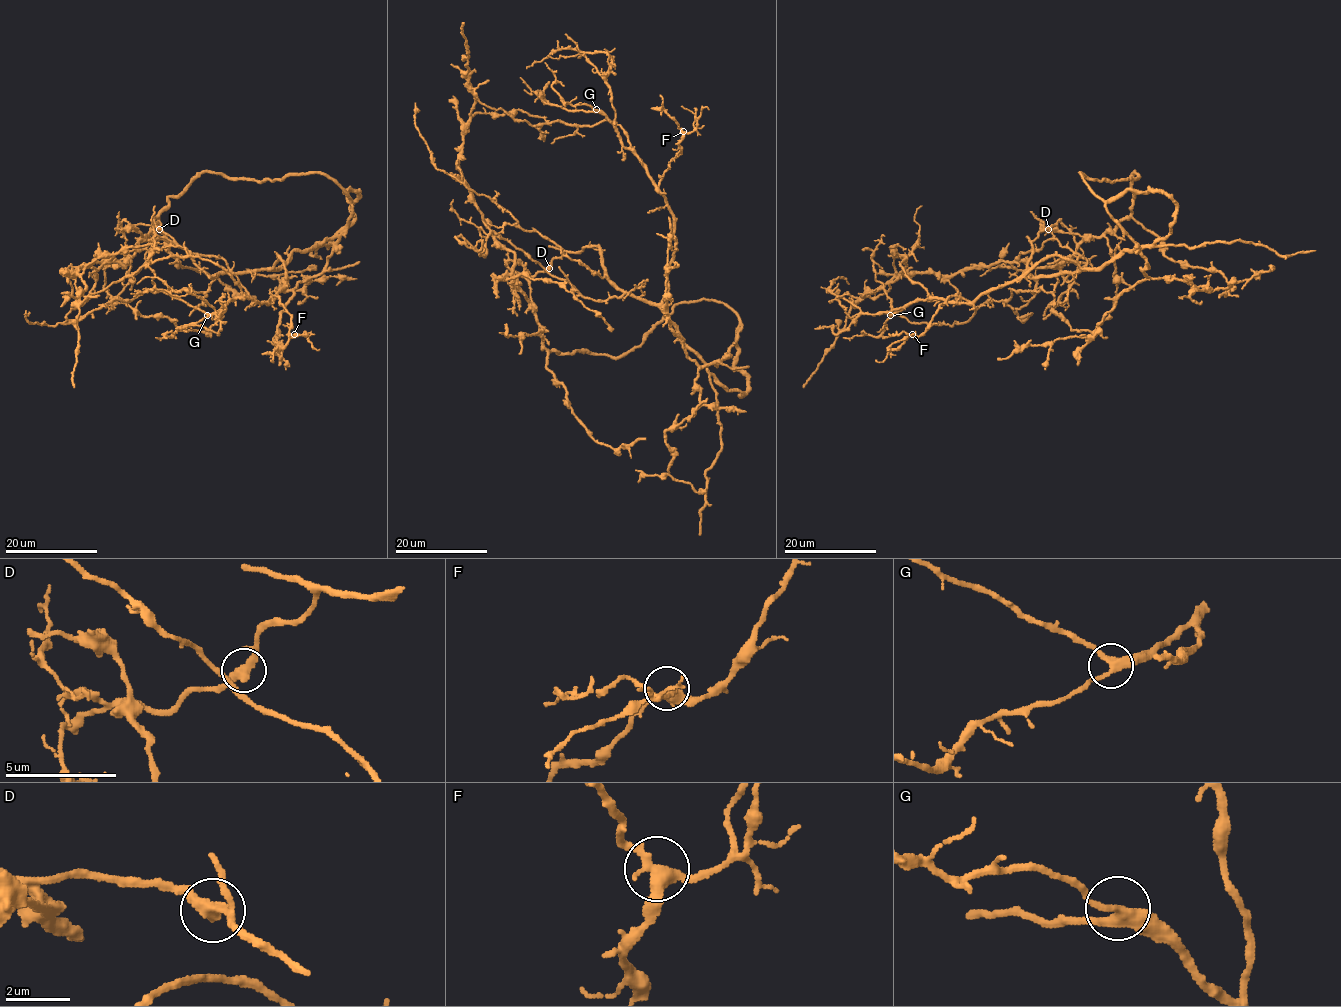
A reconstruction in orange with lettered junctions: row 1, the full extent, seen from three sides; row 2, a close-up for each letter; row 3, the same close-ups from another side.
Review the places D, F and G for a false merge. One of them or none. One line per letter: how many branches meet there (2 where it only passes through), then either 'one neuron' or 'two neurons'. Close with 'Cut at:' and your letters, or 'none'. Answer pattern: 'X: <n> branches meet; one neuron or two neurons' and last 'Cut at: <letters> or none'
D: 3 branches meet; one neuron
F: 3 branches meet; one neuron
G: 3 branches meet; one neuron
Cut at: none

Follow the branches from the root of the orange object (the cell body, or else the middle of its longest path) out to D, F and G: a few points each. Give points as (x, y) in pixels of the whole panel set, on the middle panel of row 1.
D: (586, 352), (558, 353), (543, 345), (529, 281), (525, 276), (549, 268)
F: (586, 352), (543, 345), (525, 276), (596, 246), (610, 281), (659, 304), (675, 237), (658, 186), (683, 131)
G: (586, 352), (543, 345), (525, 276), (596, 246), (610, 281), (659, 304), (675, 244), (646, 165), (596, 109)

